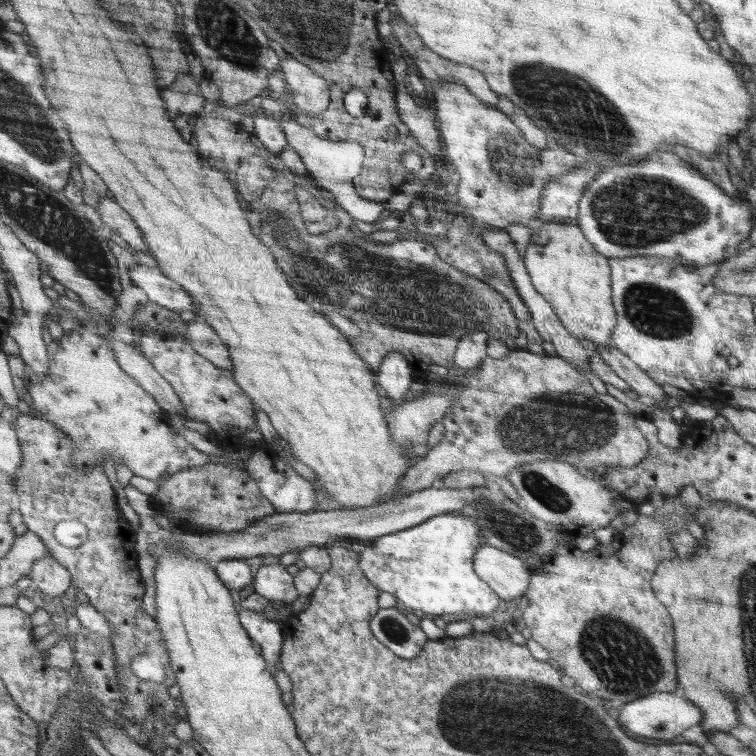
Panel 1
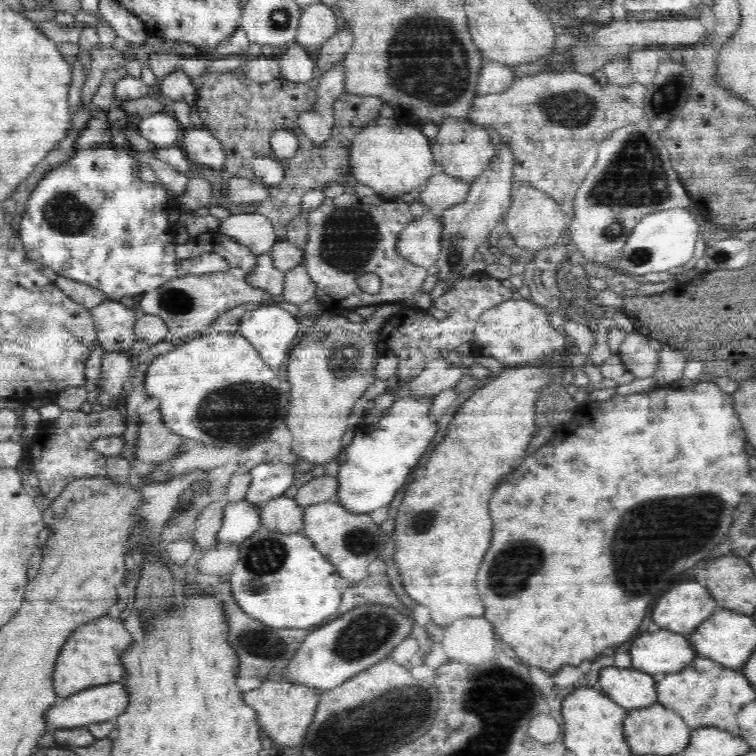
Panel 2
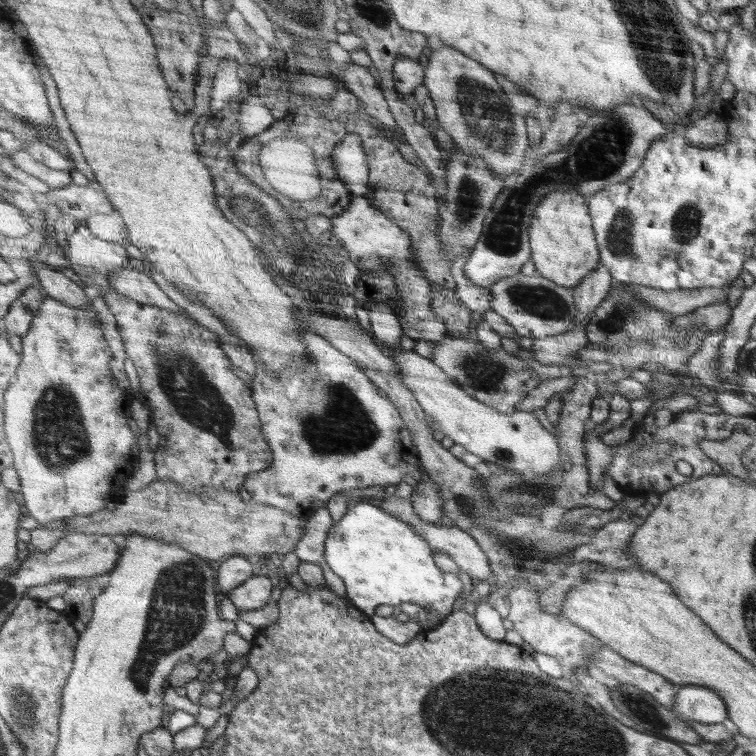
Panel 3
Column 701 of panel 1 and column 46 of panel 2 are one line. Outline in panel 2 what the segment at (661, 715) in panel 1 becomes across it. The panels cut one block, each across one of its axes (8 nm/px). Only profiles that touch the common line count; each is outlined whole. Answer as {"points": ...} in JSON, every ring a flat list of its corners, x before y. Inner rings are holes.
{"points":[[120,682,88,687,66,698,58,697,56,702,45,710,45,721,56,729,75,729,96,722,106,722,106,720,117,718,125,710,127,700,128,693]]}

